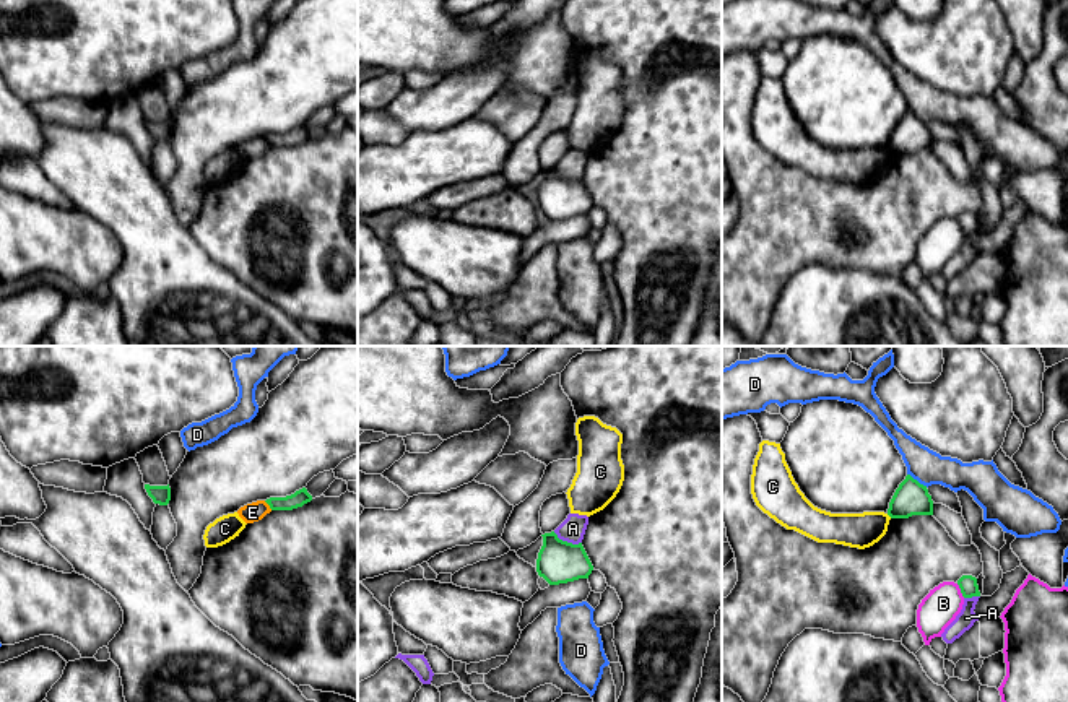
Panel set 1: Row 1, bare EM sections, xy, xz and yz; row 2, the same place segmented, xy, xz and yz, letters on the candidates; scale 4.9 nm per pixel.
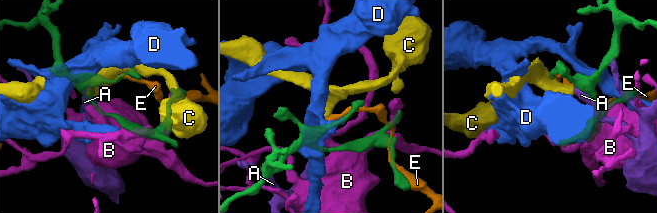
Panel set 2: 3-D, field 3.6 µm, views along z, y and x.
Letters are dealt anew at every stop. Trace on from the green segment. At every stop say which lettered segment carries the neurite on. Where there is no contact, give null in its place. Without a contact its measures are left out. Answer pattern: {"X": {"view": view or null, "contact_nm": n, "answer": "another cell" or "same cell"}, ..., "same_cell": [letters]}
{"A": {"view": "xz", "contact_nm": 160, "answer": "another cell"}, "B": {"view": "yz", "contact_nm": 80, "answer": "another cell"}, "C": {"view": "yz", "contact_nm": 40, "answer": "another cell"}, "D": {"view": "yz", "contact_nm": 120, "answer": "another cell"}, "E": {"view": "xy", "contact_nm": 60, "answer": "another cell"}, "same_cell": []}

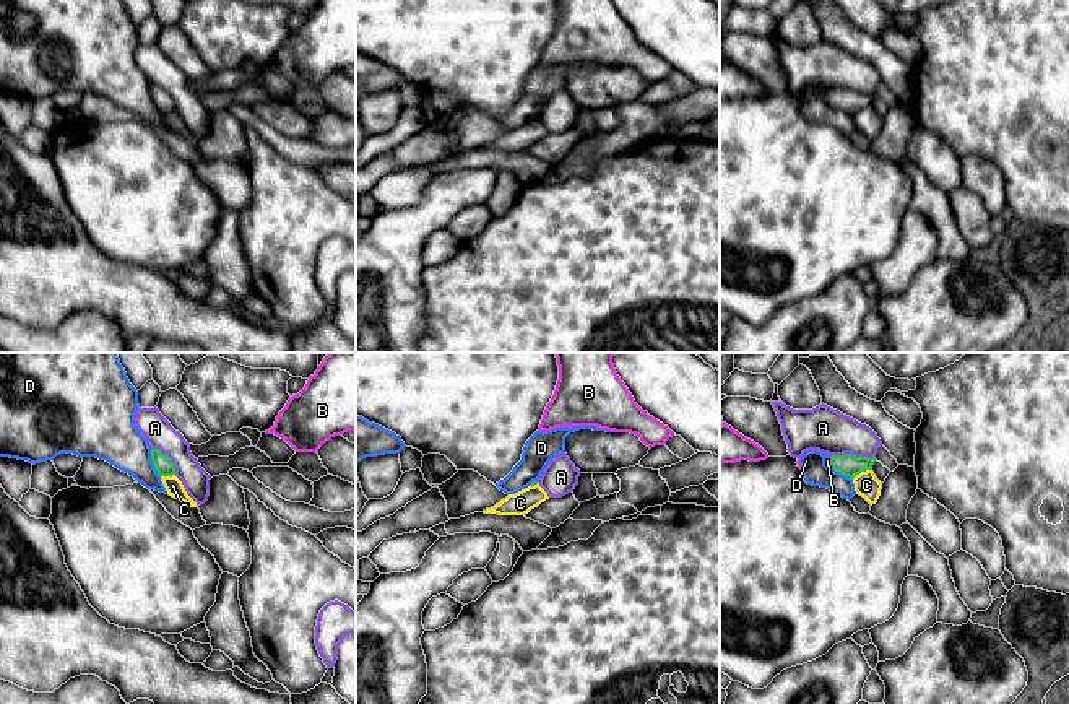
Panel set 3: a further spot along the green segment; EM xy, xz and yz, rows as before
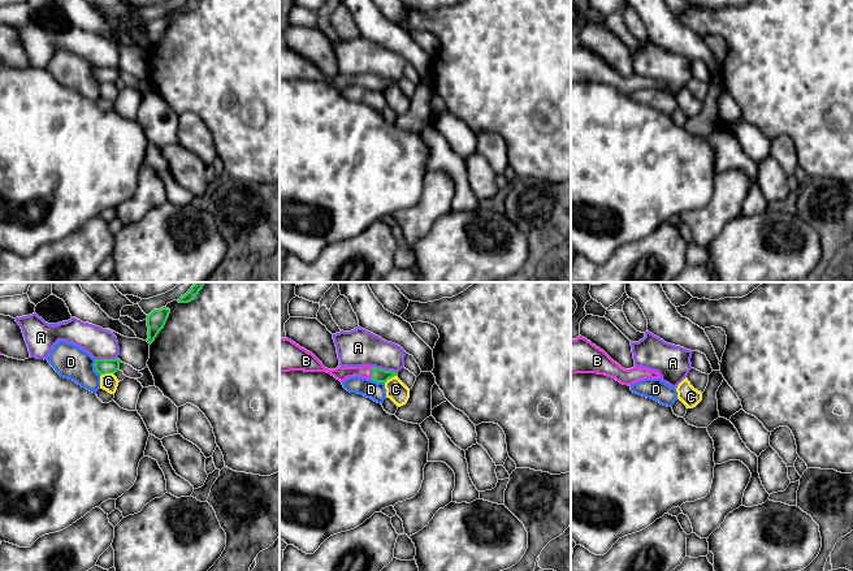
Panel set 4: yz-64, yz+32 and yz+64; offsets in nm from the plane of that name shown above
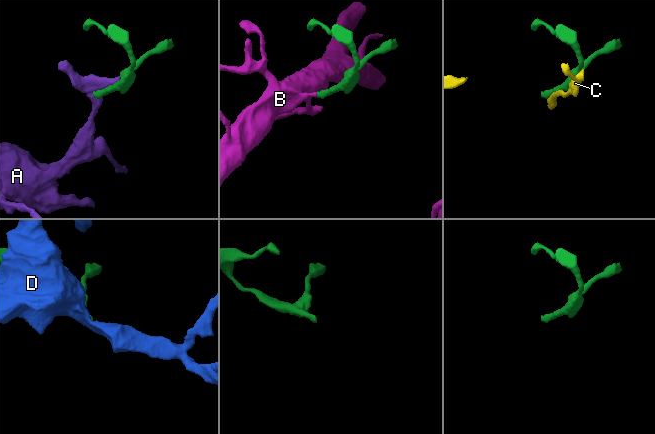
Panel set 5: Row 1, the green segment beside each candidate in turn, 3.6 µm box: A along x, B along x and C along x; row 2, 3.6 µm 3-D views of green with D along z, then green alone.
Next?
{"A": {"view": "yz", "contact_nm": 220, "answer": "another cell"}, "B": {"view": "yz", "contact_nm": 50, "answer": "same cell"}, "C": {"view": "yz", "contact_nm": 110, "answer": "another cell"}, "D": {"view": "xy", "contact_nm": 150, "answer": "another cell"}, "same_cell": ["B"]}

